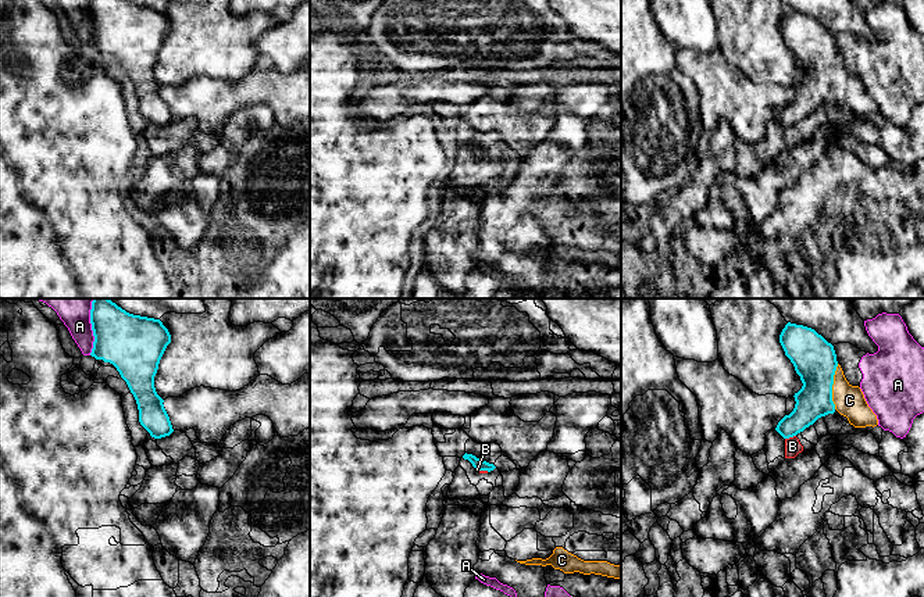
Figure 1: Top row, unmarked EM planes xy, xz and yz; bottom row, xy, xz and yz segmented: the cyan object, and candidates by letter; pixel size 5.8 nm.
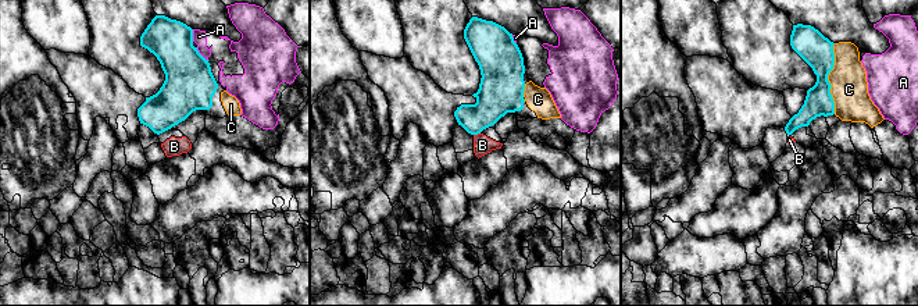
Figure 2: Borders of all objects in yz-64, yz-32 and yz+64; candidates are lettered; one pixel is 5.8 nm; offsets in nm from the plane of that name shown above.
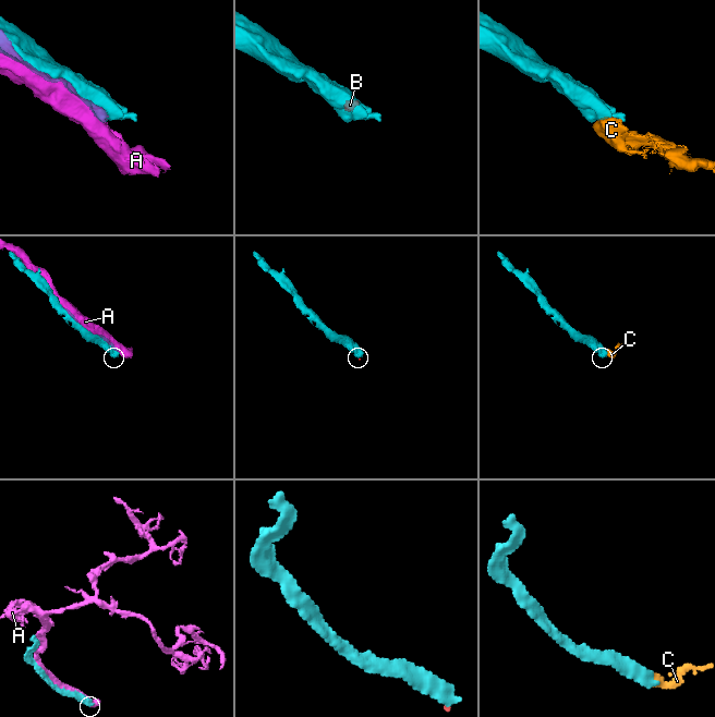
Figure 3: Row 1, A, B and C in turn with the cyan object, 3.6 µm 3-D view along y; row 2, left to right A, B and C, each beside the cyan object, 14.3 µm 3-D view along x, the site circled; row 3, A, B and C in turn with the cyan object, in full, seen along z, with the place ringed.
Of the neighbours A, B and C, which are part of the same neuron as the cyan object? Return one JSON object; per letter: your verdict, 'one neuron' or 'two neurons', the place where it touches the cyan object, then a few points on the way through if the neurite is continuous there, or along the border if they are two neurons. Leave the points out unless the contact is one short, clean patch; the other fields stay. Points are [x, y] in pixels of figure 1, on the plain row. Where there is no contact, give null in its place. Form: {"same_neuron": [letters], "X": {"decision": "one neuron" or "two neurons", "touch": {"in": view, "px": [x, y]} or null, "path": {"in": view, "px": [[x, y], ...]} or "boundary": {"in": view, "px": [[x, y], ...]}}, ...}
{"same_neuron": ["C"], "A": {"decision": "two neurons", "touch": {"in": "xy", "px": [93, 22]}}, "B": {"decision": "two neurons", "touch": {"in": "yz", "px": [789, 125]}, "boundary": {"in": "yz", "px": [[795, 124], [785, 128]]}}, "C": {"decision": "one neuron", "touch": {"in": "yz", "px": [831, 75]}}}

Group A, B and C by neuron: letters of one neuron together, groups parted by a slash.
A / B / C

